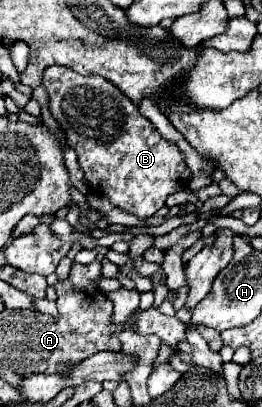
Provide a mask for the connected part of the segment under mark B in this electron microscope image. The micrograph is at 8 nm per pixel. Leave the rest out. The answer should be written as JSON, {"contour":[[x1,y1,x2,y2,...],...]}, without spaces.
{"contour":[[48,66,42,74,42,86,50,96,52,116,64,130,68,146,78,154,90,190,106,196,112,206,148,218,164,206,170,194,188,186,192,172,178,146,164,140,154,124,138,112,138,106,124,98,112,82,76,74,66,66]]}

